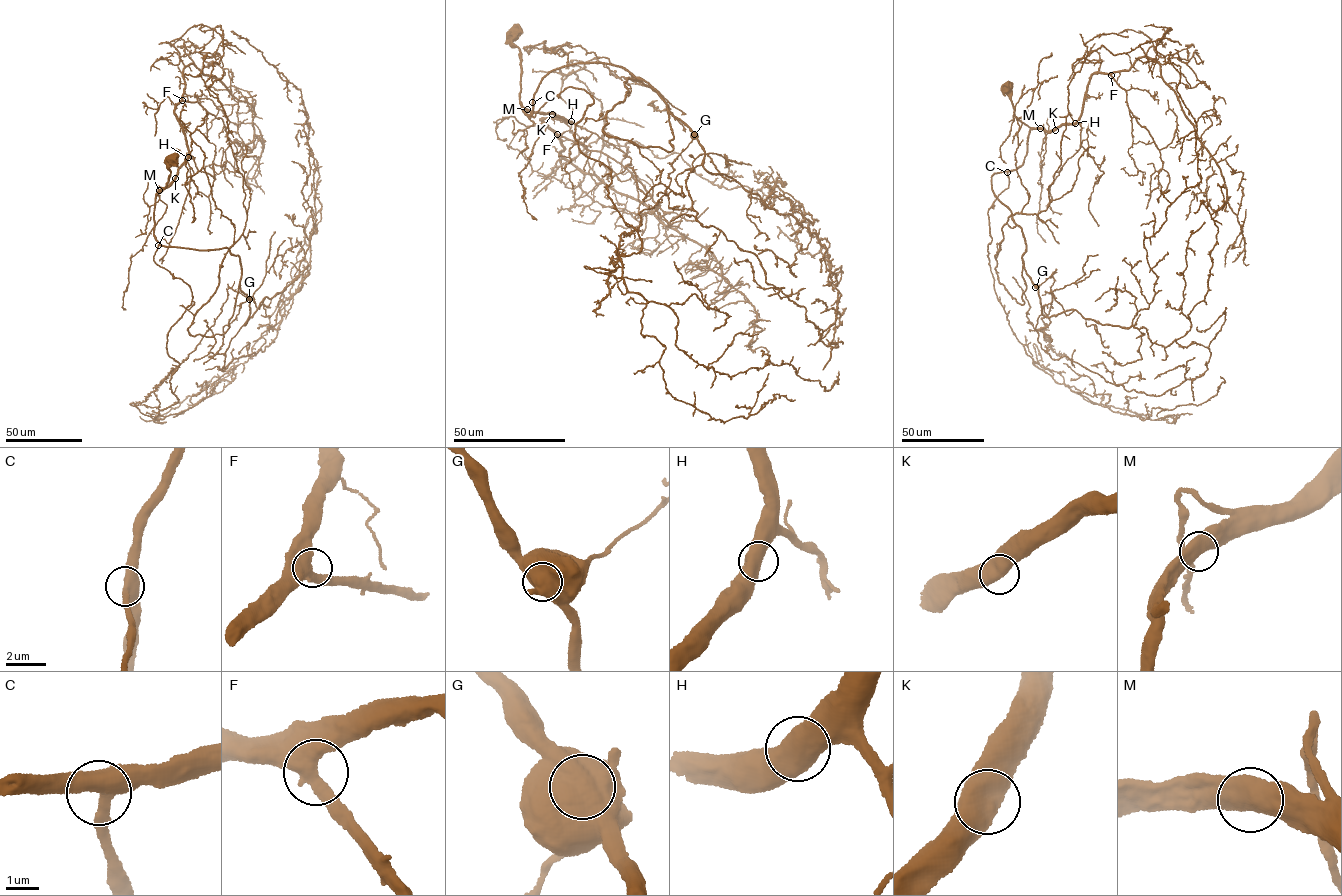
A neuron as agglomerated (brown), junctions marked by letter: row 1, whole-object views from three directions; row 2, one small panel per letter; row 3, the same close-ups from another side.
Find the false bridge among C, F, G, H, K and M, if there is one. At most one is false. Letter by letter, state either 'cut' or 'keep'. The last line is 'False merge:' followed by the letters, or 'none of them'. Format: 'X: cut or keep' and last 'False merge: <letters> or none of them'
C: keep
F: keep
G: cut
H: keep
K: keep
M: keep
False merge: G

